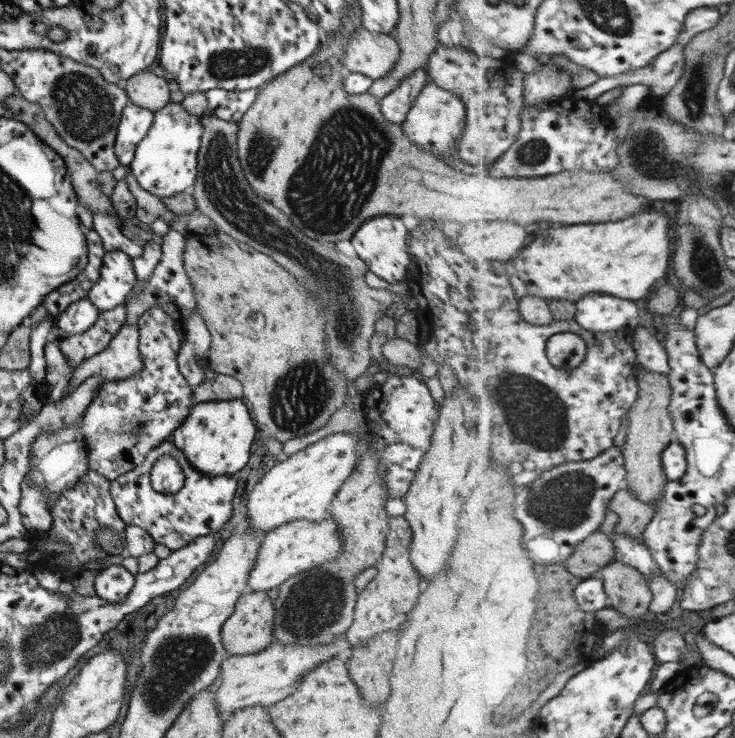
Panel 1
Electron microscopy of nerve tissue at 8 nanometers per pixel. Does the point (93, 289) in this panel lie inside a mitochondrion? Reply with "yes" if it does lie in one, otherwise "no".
no

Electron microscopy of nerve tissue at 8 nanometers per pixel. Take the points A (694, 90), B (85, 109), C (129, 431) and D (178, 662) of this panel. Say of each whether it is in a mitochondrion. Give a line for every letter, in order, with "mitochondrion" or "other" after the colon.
A: mitochondrion
B: mitochondrion
C: mitochondrion
D: mitochondrion

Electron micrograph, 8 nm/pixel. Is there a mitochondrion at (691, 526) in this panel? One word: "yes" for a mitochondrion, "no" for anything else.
no

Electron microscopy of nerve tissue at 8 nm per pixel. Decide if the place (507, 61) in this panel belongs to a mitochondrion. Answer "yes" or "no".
no

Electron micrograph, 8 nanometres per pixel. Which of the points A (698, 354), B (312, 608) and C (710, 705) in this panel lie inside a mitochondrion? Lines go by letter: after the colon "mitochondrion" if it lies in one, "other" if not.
A: other
B: mitochondrion
C: other

